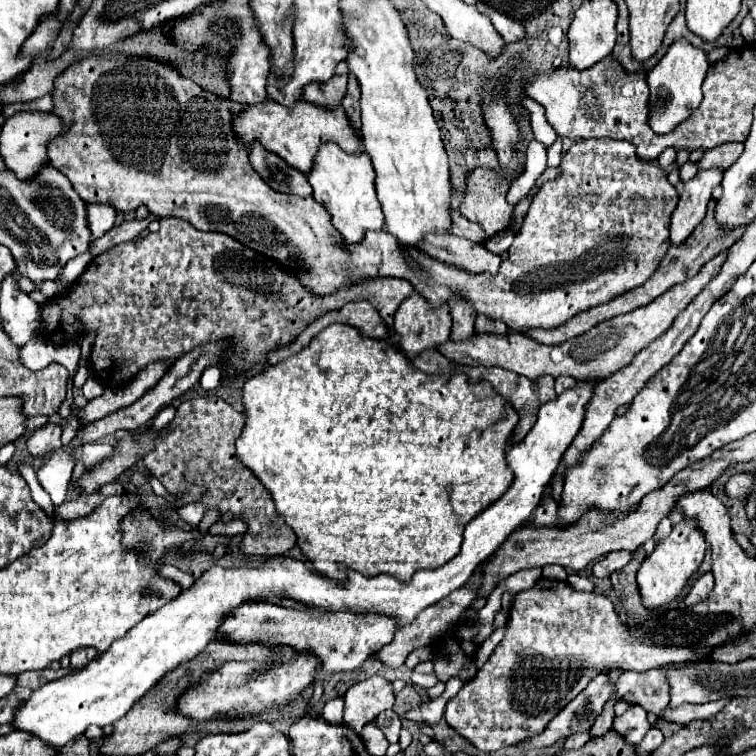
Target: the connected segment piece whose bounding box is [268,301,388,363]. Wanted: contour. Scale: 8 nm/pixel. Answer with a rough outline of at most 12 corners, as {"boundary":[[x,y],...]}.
{"boundary":[[346,303],[310,323],[290,343],[270,351],[278,363],[306,347],[324,327],[346,323],[362,337],[386,339],[388,325],[366,303]]}

